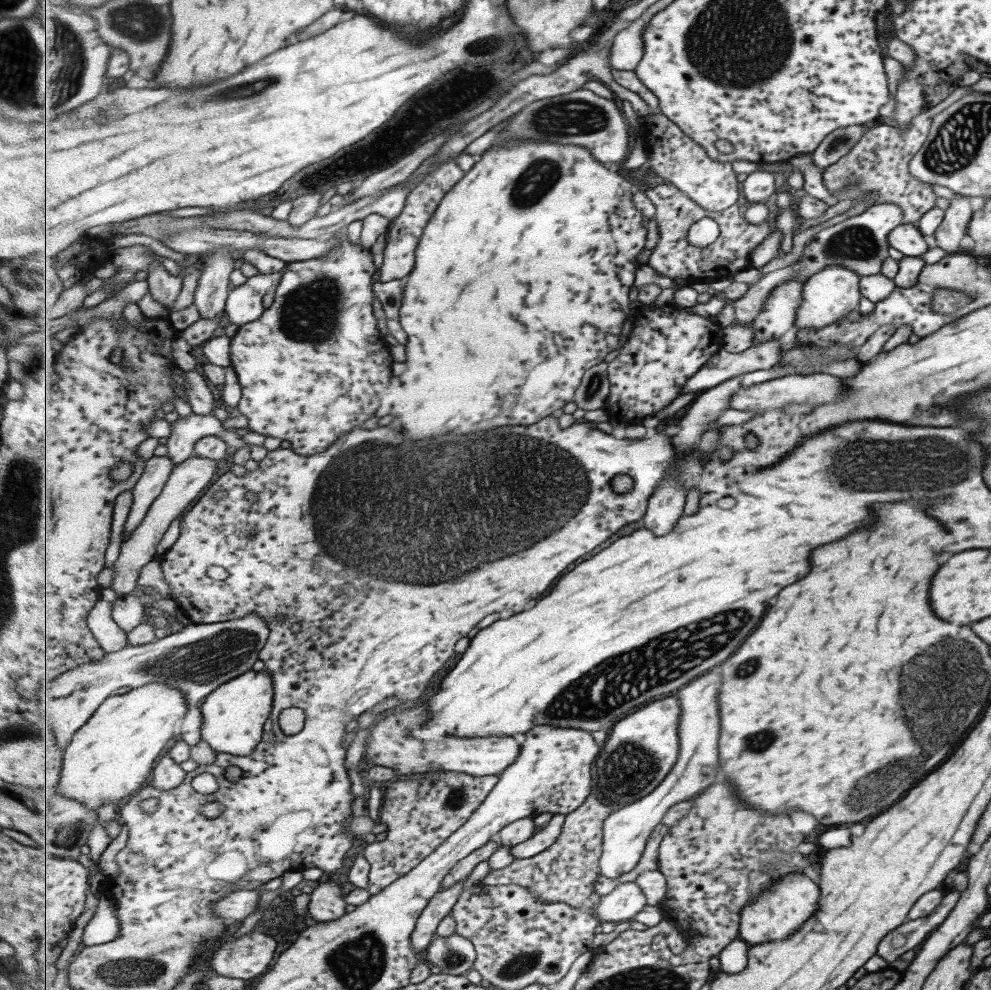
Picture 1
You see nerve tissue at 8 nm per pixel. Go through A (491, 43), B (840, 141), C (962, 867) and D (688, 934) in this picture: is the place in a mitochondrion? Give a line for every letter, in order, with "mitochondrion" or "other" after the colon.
A: mitochondrion
B: mitochondrion
C: other
D: other

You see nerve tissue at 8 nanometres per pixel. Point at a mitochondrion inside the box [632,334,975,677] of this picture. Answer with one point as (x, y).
(938, 462)

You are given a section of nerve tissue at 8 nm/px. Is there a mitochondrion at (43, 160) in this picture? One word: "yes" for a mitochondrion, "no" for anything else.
no

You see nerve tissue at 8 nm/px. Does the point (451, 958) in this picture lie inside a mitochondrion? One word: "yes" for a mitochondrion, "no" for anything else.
yes

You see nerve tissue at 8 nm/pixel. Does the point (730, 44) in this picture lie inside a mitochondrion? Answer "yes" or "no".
yes

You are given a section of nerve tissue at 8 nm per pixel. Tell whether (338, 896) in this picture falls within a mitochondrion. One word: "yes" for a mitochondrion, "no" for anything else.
no

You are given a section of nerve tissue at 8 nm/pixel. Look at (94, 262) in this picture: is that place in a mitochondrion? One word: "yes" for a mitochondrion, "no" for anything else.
no

